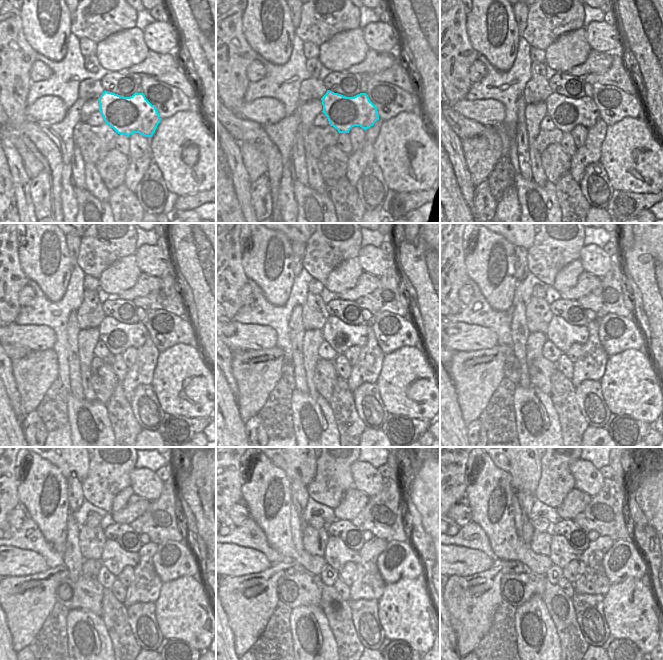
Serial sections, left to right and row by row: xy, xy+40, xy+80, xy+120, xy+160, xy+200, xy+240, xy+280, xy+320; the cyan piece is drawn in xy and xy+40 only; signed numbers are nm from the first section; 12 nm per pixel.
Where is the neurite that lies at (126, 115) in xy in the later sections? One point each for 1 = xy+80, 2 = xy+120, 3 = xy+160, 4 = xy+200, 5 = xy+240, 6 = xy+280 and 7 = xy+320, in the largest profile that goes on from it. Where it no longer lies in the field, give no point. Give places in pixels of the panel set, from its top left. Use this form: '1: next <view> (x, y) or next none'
1: next xy+80 (566, 113)
2: next xy+120 (117, 336)
3: next xy+160 (340, 336)
4: next xy+200 (563, 335)
5: next xy+240 (114, 558)
6: next xy+280 (337, 554)
7: next xy+320 (561, 553)

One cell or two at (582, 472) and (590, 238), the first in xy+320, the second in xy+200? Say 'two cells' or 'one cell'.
two cells

